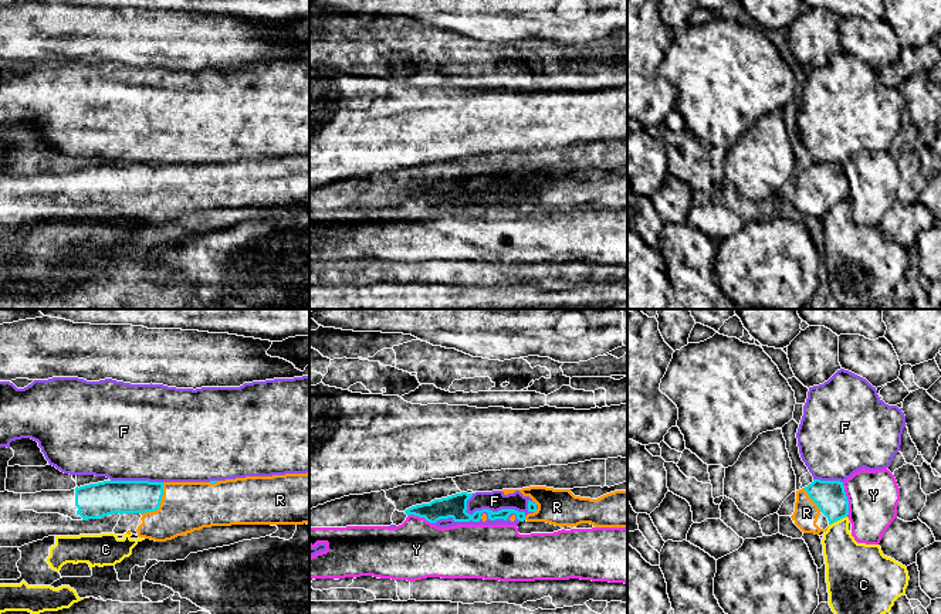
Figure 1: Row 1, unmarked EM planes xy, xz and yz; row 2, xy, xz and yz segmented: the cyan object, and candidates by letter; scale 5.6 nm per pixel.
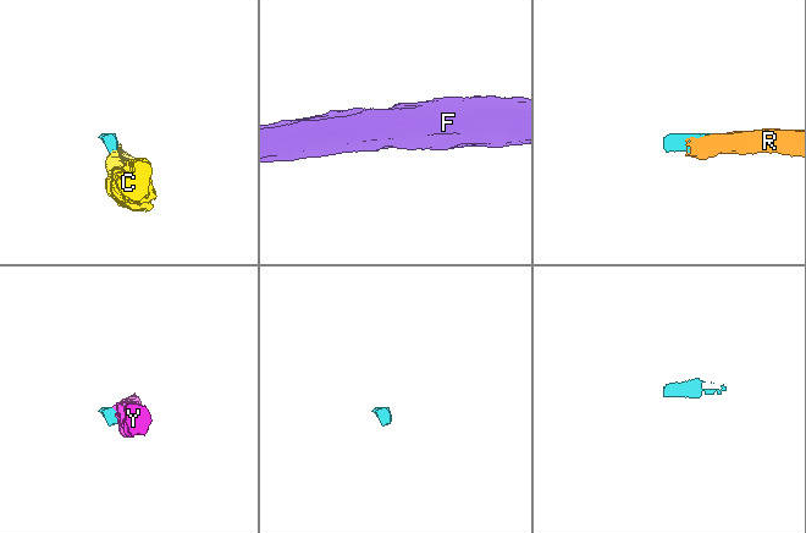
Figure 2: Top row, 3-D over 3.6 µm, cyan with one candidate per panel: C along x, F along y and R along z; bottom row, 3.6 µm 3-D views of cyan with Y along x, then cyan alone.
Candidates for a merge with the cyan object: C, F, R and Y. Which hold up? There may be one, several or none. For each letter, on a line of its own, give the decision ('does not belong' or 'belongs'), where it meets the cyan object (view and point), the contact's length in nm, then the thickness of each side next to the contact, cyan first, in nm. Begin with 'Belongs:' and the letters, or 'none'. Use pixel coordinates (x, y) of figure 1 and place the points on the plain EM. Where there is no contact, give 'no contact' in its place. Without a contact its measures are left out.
Belongs: R
C: does not belong; meets cyan in yz at (838, 202); contact 120 nm long; 180 nm thick on the cyan side, 260 nm on the other
F: does not belong; meets cyan in xz at (504, 192); contact 420 nm long; 80 nm thick on the cyan side, 120 nm on the other
R: belongs; meets cyan in xy at (159, 186); contact 220 nm long; 190 nm thick on the cyan side, 280 nm on the other
Y: does not belong; meets cyan in yz at (846, 182); contact 190 nm long; 180 nm thick on the cyan side, 280 nm on the other

